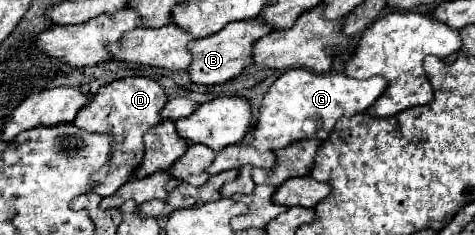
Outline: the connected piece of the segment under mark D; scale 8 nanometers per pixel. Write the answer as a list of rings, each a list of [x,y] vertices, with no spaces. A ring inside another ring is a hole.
[[[133,76],[133,78],[123,78],[123,80],[115,80],[103,88],[99,88],[99,92],[91,98],[91,102],[81,108],[81,112],[75,118],[75,124],[87,132],[103,132],[103,134],[115,134],[121,136],[123,142],[117,144],[113,148],[113,156],[111,160],[93,174],[93,182],[97,182],[97,188],[93,188],[93,192],[101,194],[101,196],[111,196],[121,184],[125,184],[125,180],[129,180],[133,176],[133,172],[137,170],[137,166],[143,160],[143,152],[145,152],[145,144],[143,144],[143,136],[145,132],[149,132],[151,128],[155,128],[161,122],[161,108],[167,102],[167,94],[163,90],[163,86],[155,80],[155,78],[143,78],[143,76]]]

